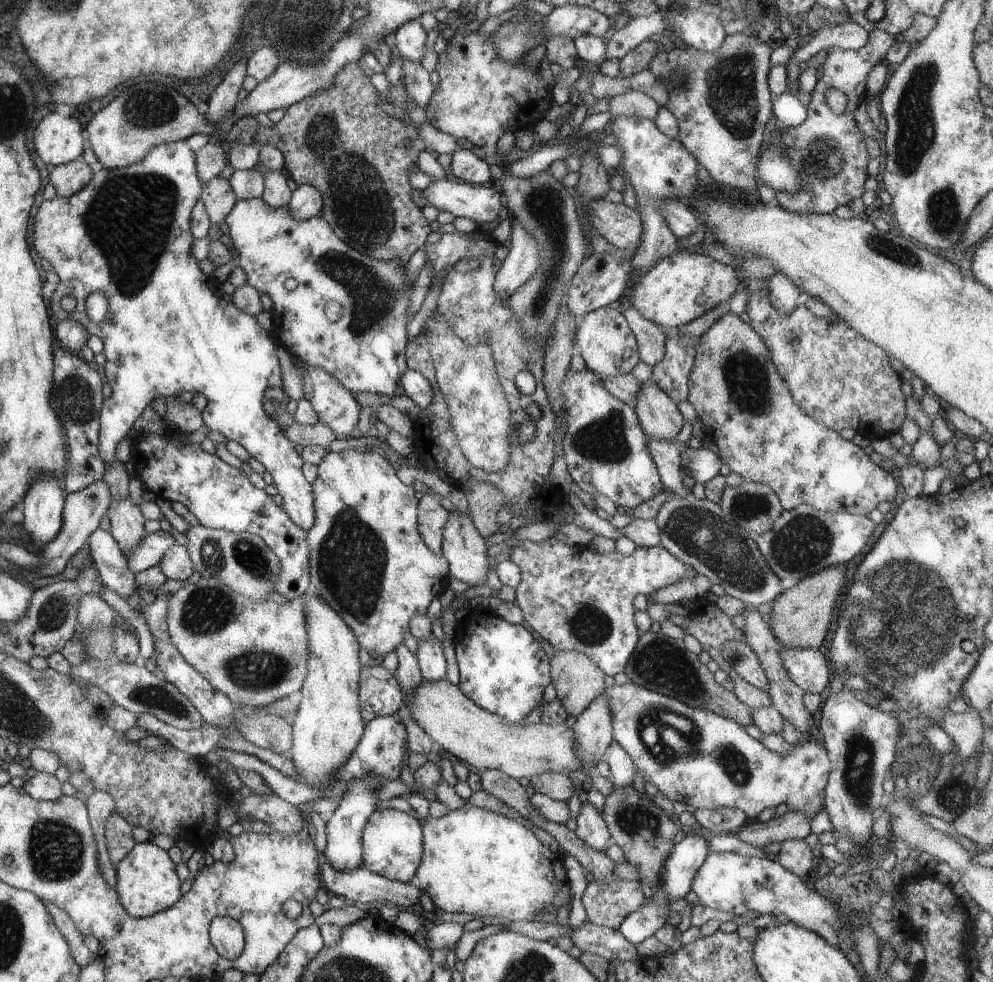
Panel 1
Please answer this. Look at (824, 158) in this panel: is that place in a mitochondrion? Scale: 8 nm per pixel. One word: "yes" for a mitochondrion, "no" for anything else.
yes

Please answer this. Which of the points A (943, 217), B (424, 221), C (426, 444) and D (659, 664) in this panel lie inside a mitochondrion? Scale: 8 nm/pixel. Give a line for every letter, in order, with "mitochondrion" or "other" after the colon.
A: mitochondrion
B: other
C: other
D: mitochondrion

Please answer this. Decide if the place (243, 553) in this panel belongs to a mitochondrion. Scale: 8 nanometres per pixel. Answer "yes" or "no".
yes

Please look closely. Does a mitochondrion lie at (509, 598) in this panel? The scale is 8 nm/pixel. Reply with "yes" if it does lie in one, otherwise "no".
no

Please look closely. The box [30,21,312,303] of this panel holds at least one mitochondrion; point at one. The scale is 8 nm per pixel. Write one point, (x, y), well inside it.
(129, 220)

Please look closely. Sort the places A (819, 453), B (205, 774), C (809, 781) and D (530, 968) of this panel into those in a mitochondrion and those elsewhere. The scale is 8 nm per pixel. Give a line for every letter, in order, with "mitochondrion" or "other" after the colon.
A: other
B: other
C: other
D: mitochondrion

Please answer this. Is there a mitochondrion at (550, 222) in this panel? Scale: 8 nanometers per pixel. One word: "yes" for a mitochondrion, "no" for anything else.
yes

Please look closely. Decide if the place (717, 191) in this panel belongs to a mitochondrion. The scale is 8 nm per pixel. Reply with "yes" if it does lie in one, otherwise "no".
no

